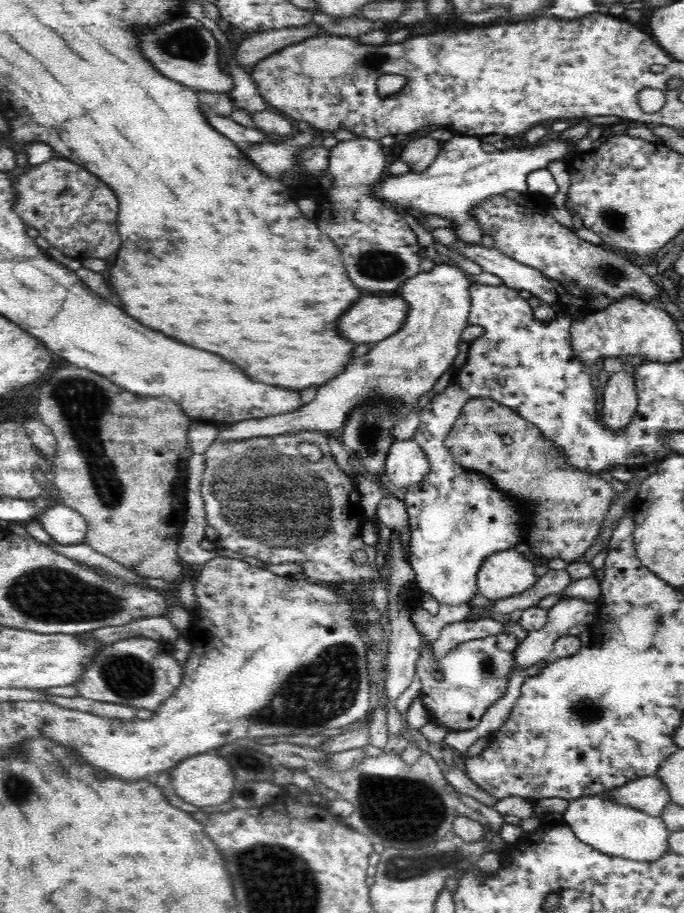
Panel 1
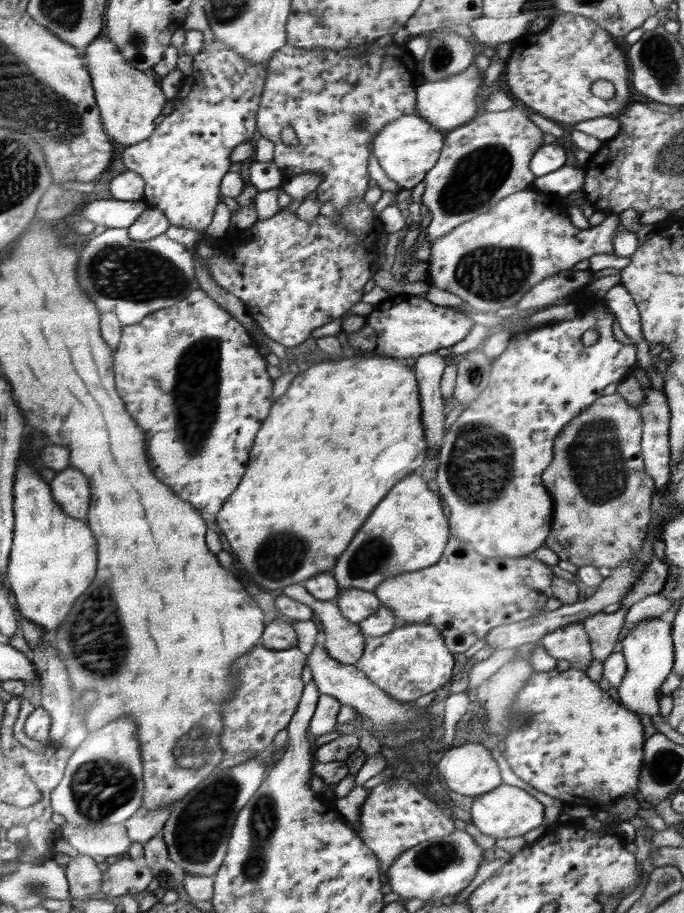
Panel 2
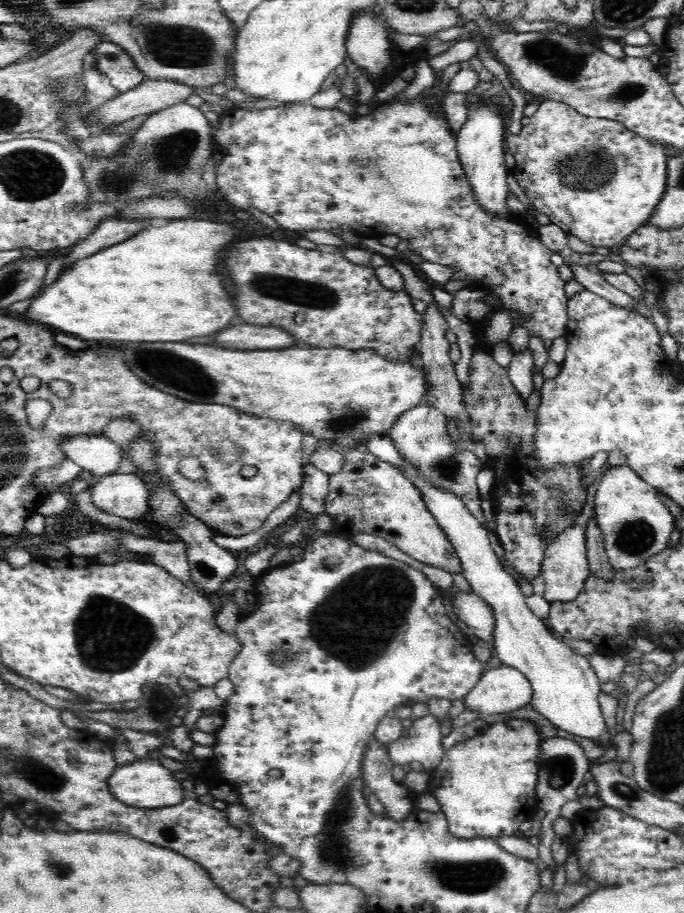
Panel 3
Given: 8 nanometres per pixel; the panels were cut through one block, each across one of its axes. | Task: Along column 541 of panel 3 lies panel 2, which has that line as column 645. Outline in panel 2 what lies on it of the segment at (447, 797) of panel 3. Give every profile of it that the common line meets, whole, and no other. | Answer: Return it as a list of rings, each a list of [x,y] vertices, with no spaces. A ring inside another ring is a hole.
[[[570,668],[559,671],[536,672],[526,686],[512,698],[510,726],[503,753],[514,774],[536,790],[558,798],[566,805],[590,806],[594,809],[612,804],[618,796],[636,794],[638,778],[644,764],[644,726],[638,714],[614,701],[587,673]]]

